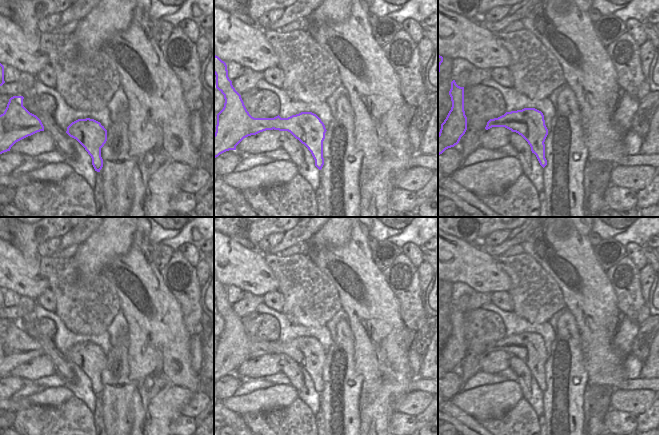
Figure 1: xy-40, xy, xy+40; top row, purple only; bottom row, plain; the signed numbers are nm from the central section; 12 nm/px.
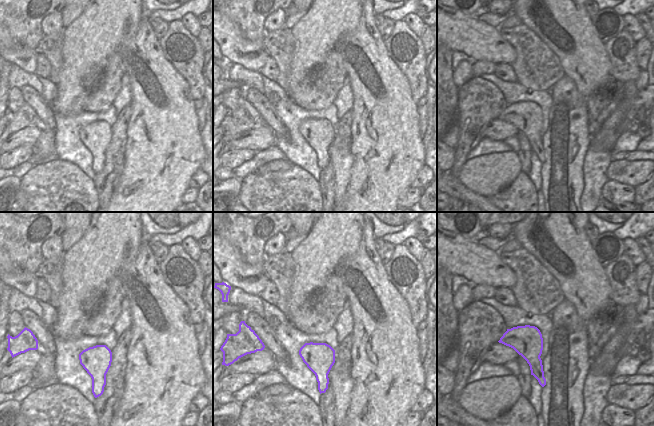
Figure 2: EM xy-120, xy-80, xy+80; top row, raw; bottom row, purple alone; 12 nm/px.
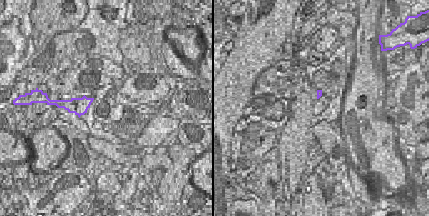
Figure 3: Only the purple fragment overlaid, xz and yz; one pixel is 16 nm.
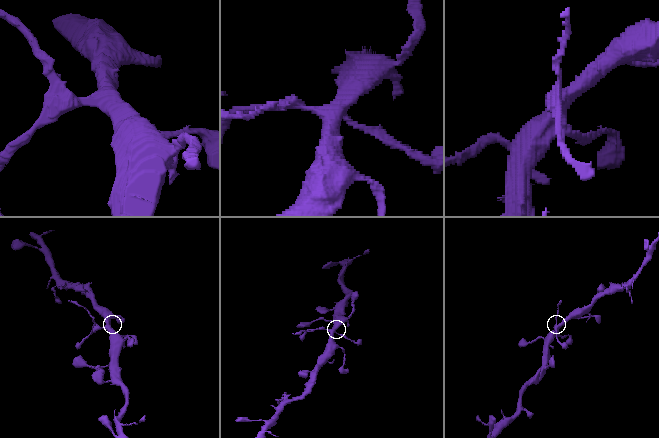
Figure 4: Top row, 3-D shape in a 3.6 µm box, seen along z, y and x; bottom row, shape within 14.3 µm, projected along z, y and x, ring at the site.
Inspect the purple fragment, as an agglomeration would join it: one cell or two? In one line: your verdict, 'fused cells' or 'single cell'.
fused cells

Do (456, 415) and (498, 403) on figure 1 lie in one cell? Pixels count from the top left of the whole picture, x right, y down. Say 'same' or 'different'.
different

